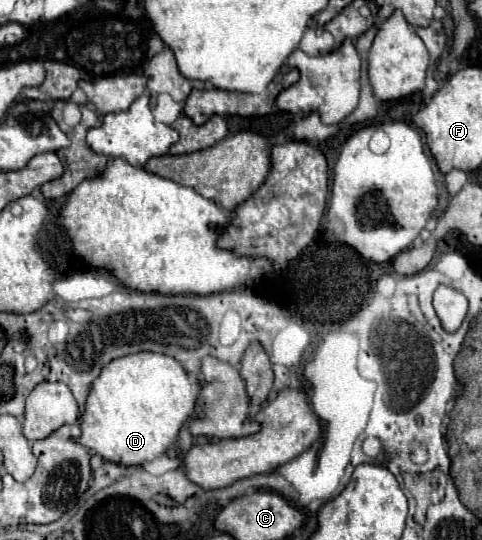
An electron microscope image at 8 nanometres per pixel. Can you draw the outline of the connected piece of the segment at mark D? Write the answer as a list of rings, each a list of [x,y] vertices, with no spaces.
[[[139,351],[131,355],[123,355],[107,363],[99,377],[91,383],[91,391],[85,403],[85,411],[81,415],[81,437],[77,439],[81,445],[89,447],[105,461],[119,463],[119,465],[143,465],[159,455],[163,455],[179,437],[179,431],[185,423],[197,417],[197,399],[201,393],[199,383],[189,381],[189,373],[183,365],[165,353],[153,351]]]

